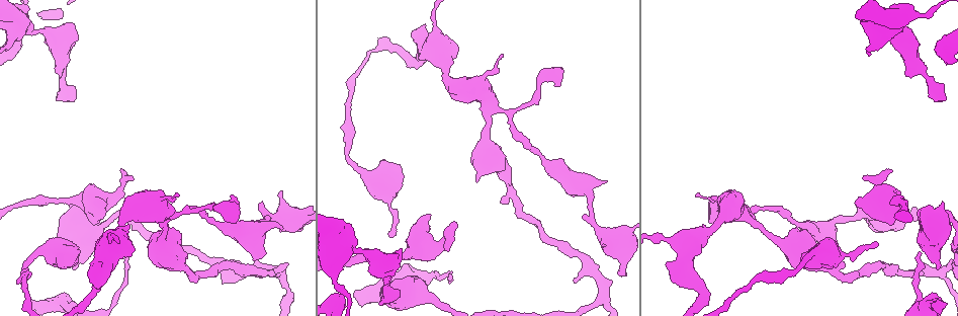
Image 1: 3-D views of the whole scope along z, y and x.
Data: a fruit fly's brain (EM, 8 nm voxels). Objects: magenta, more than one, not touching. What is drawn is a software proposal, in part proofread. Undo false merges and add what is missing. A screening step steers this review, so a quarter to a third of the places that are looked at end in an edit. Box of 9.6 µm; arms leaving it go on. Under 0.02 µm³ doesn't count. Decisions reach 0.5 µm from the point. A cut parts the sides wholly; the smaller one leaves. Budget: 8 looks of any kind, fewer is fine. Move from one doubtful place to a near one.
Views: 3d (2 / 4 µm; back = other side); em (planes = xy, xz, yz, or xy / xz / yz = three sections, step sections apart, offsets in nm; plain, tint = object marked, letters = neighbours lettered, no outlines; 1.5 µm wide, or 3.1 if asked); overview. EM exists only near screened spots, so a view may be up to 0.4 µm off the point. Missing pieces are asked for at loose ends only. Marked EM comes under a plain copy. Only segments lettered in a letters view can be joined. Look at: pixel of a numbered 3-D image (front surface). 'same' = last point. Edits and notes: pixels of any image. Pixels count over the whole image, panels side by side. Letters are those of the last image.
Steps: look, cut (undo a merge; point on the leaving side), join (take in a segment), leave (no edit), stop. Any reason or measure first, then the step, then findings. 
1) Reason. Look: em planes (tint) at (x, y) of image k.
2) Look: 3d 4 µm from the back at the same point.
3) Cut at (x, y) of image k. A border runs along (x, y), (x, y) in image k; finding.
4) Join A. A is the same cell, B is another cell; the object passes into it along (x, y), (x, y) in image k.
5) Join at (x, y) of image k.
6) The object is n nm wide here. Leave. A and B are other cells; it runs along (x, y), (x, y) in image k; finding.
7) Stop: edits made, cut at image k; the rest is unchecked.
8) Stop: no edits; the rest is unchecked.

Stops while still wide. Look: em planes (tint) at (282, 227) of image 1.

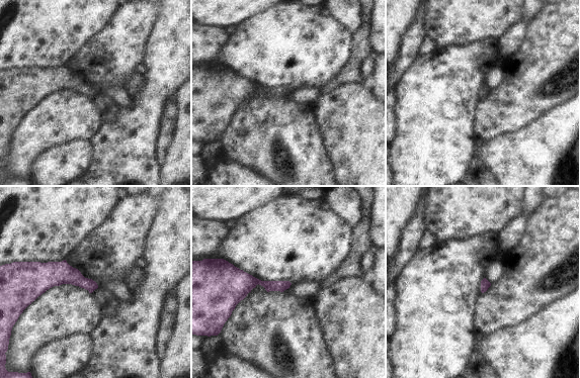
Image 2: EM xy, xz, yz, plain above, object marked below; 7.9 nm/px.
See the neighbours. Look: em planes (letters) at the same point.

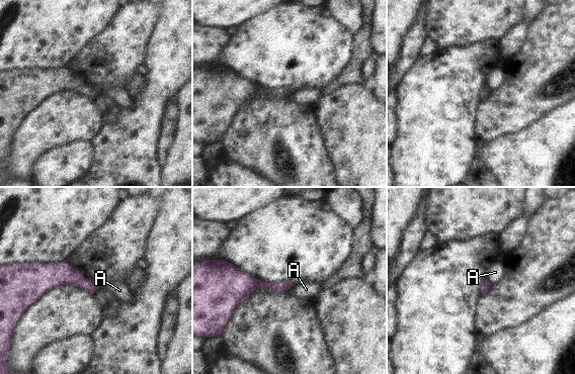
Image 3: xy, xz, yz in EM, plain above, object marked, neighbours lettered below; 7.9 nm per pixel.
Leave. A is another cell; a border runs along (292, 285), (283, 292) in image 3; no lettered segment goes on from it.

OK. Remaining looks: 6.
Free end. Look: 3d 2 µm from the back at (855, 201) of image 1.

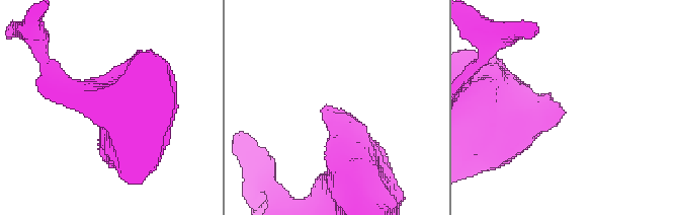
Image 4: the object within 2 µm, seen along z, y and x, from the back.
Look: em xz step 4 (letters) at (562, 111) of image 4.

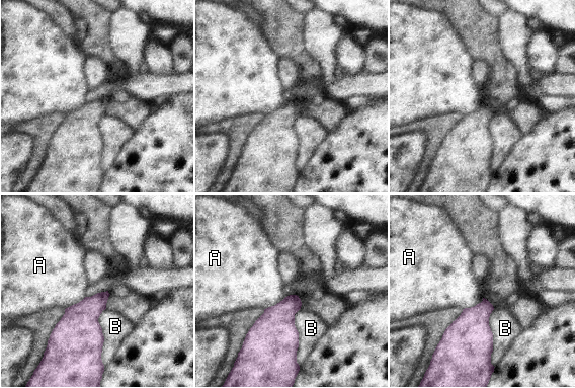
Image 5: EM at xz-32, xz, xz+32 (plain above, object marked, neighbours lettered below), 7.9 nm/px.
Another direction. Look: em planes (letters) at the same point.

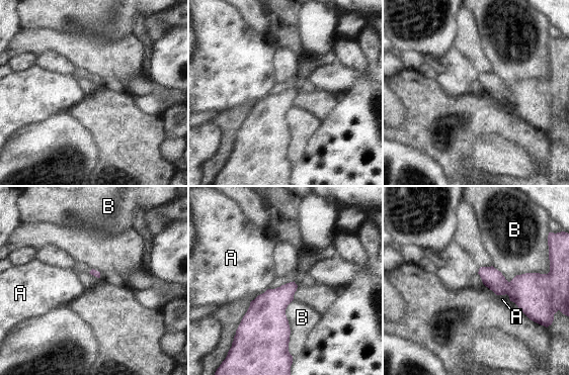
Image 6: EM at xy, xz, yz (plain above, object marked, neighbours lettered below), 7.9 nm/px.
The longest contact is with B, 460 nm. Leave. A and B are other cells; none of them fits.

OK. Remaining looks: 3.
Free end. Look: em yz step 8 (letters) at (355, 293) of image 1.

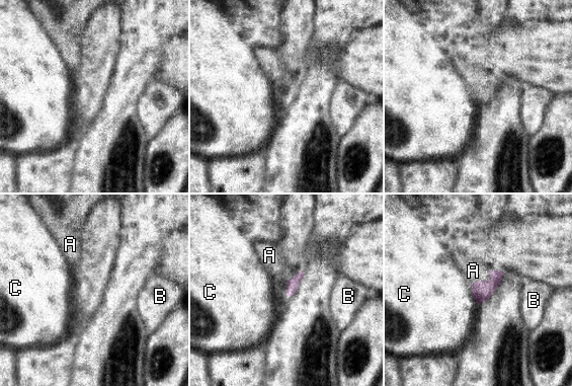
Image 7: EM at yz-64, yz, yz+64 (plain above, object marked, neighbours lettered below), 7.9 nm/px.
Look: em planes (letters) at the same point.

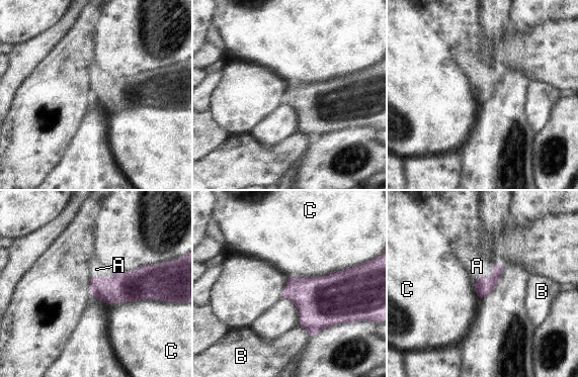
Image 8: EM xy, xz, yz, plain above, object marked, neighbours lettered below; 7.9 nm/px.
Join A. A is the same cell, B and C are other cells; the object passes into it along (485, 285), (487, 277), (477, 266) in image 8; it goes on there.

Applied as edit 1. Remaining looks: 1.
Stop: edits made, join at image 8; the rest is unchecked.

